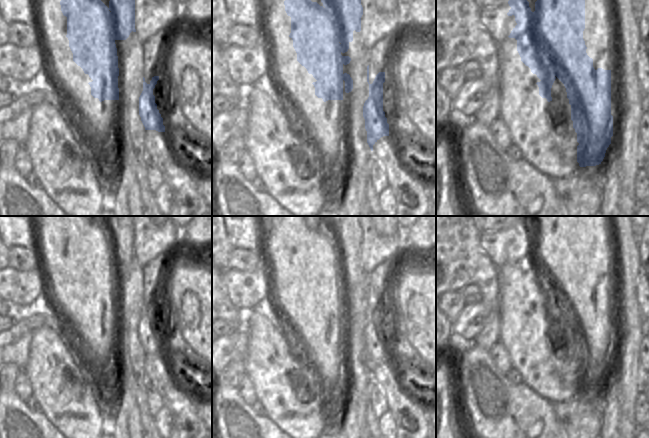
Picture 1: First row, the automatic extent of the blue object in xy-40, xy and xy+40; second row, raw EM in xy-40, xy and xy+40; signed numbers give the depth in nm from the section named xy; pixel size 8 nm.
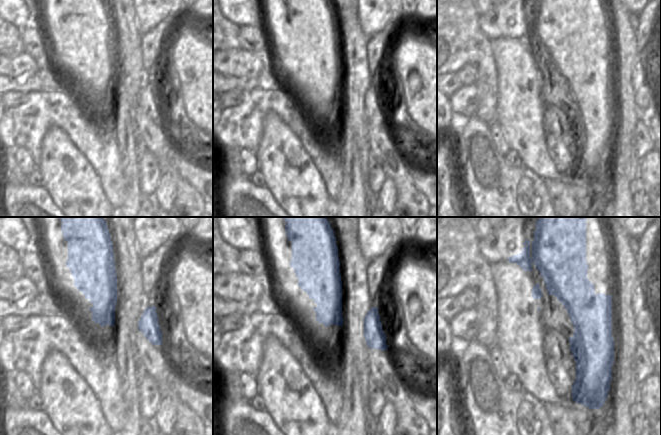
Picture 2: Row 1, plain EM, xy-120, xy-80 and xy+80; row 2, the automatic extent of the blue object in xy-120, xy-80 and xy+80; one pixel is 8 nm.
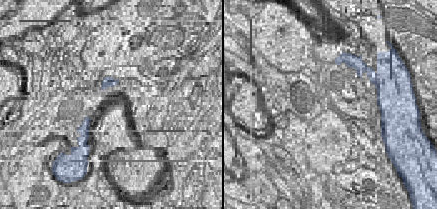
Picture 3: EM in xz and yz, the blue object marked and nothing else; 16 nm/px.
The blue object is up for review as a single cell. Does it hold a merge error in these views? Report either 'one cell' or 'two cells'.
two cells

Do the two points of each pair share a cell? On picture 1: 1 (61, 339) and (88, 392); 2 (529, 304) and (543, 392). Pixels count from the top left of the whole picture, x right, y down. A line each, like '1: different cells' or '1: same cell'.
1: same cell
2: same cell

